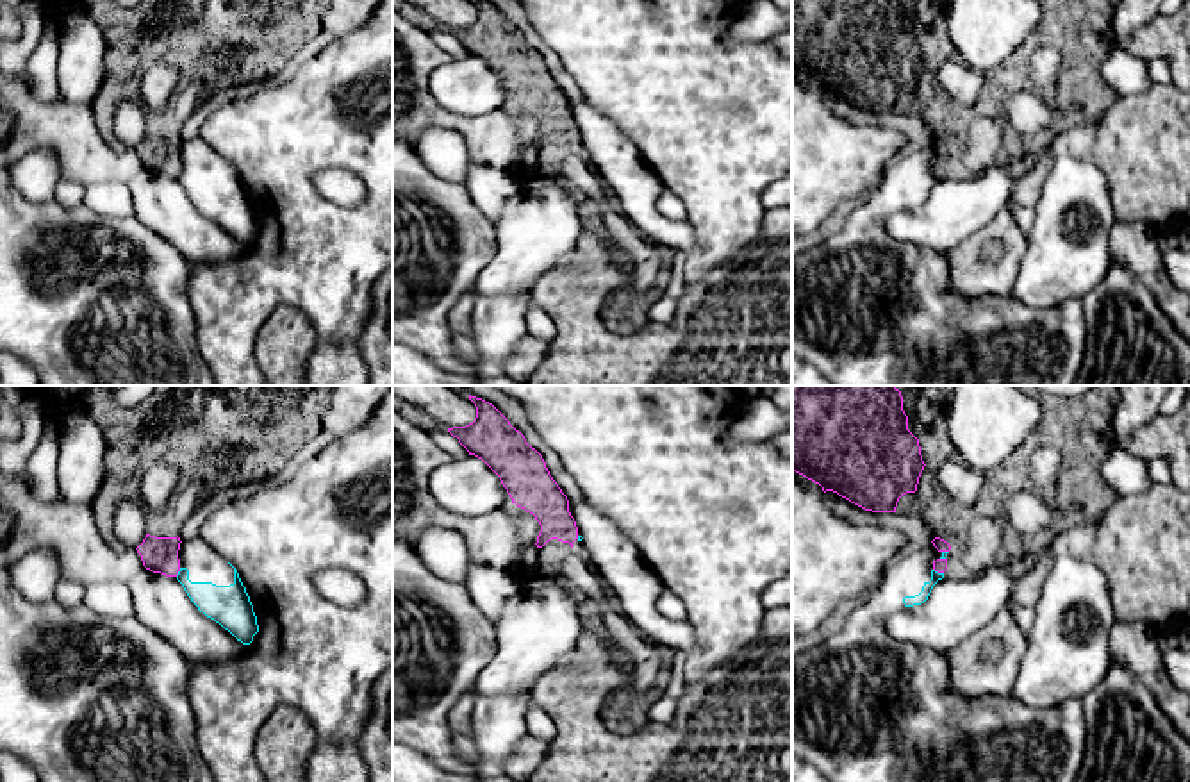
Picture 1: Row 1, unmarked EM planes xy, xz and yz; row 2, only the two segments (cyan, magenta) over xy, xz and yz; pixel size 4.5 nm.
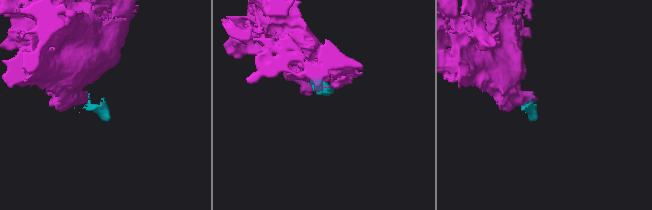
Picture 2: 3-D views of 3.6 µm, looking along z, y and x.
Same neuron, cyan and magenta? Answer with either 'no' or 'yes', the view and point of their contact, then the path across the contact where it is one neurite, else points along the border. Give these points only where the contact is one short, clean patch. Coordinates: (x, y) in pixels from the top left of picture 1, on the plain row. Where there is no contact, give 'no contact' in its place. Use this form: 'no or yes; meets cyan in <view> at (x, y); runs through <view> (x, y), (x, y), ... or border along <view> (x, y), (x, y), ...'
no; meets cyan in xy at (179, 172); border along xy (181, 168), (175, 175)

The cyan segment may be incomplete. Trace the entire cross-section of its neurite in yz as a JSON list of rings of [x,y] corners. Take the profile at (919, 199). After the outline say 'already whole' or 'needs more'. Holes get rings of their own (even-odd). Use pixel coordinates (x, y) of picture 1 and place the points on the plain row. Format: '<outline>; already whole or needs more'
[[[931,170],[931,180],[924,182],[922,191],[915,196],[905,196],[903,198],[905,207],[913,207],[913,205],[924,204],[928,200],[931,189],[933,189],[933,186],[942,179],[944,179],[944,173]]]; already whole

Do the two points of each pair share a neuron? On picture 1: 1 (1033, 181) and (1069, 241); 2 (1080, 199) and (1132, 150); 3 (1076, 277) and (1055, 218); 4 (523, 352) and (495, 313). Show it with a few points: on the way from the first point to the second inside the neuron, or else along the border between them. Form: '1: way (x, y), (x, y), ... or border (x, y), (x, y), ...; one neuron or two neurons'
1: border (1064, 156), (1053, 161), (1033, 206); two neurons
2: border (1103, 172), (1112, 186); two neurons
3: way (1067, 263), (1067, 245), (1058, 232); one neuron
4: border (527, 334), (504, 366); two neurons

